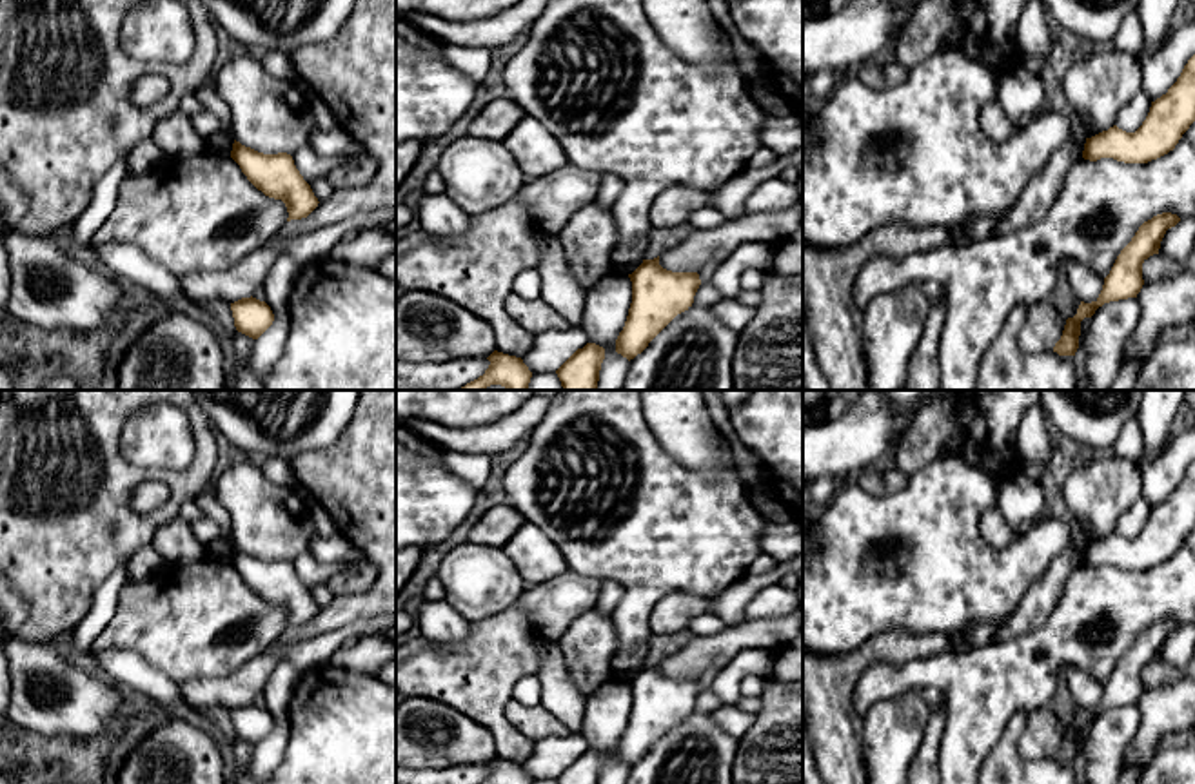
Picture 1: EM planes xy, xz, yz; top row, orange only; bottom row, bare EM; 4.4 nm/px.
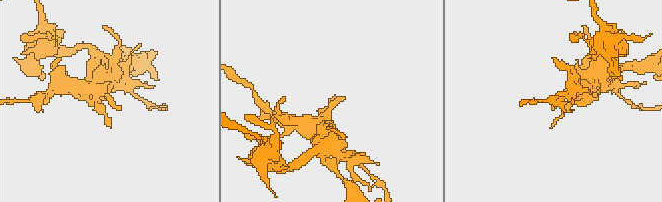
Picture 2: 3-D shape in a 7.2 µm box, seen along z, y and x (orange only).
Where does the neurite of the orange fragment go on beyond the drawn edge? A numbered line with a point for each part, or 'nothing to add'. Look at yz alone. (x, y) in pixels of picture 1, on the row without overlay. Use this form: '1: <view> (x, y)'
nothing to add

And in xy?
nothing to add

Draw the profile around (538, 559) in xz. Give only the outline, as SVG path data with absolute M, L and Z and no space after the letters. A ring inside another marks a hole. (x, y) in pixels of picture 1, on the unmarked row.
M527 521L503 550L527 586L543 584L568 570L558 544L539 526Z

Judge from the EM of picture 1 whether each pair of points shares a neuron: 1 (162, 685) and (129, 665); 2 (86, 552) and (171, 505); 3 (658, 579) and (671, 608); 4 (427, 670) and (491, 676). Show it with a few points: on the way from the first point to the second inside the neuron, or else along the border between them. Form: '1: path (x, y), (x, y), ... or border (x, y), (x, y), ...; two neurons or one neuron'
1: path (155, 683), (137, 672); one neuron
2: path (108, 530), (137, 527), (149, 518); one neuron
3: border (707, 599), (667, 592), (652, 608), (647, 625); two neurons
4: path (444, 674), (474, 676); one neuron

